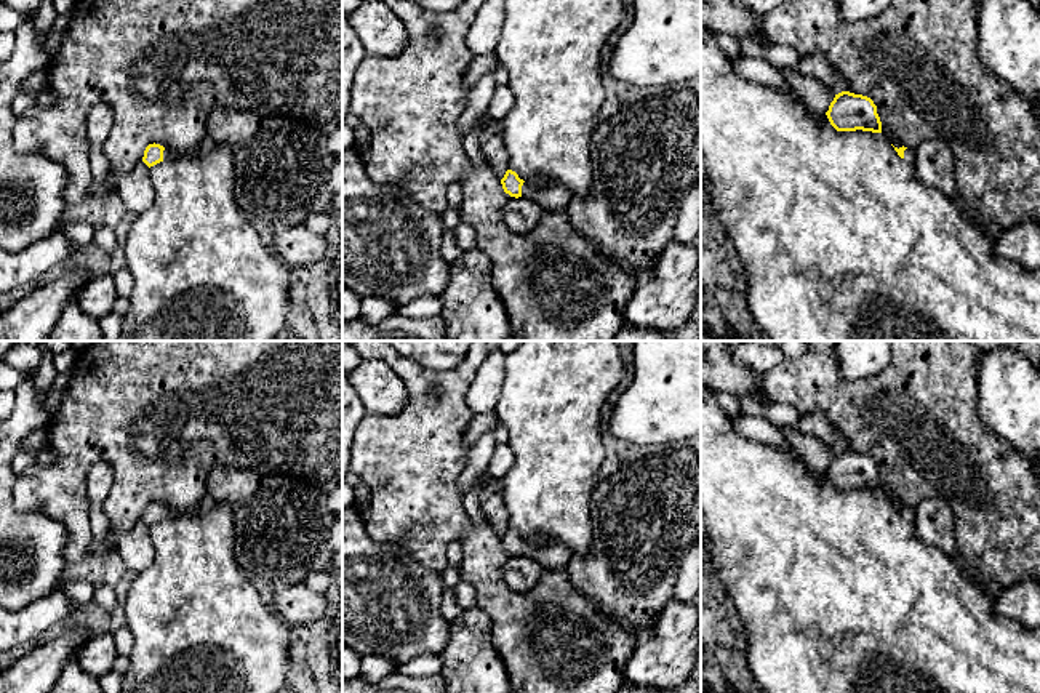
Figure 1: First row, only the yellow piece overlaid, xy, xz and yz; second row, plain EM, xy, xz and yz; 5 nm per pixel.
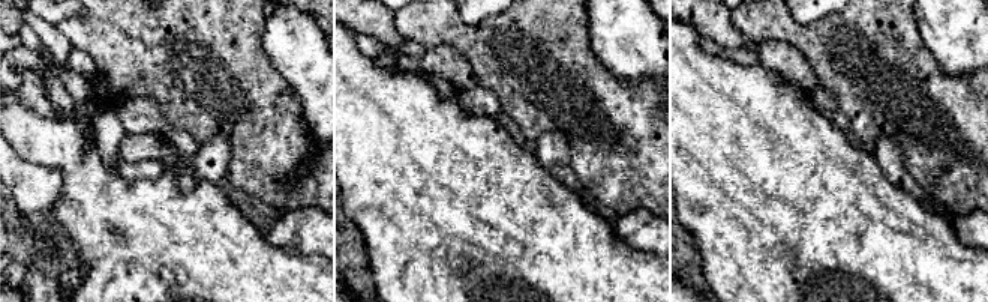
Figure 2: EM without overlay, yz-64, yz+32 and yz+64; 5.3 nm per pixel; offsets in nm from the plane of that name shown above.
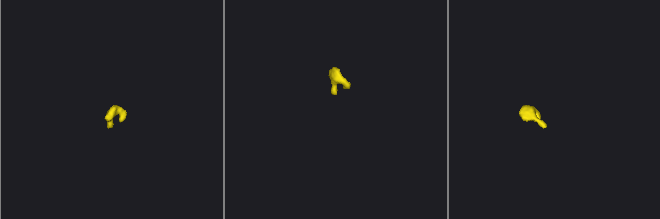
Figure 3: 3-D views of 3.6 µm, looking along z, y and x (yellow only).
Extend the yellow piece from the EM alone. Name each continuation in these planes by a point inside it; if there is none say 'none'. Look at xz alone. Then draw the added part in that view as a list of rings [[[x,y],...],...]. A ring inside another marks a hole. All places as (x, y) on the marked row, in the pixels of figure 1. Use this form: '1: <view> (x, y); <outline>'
1: xz (551, 197); [[[526,182],[522,186],[522,198],[536,202],[547,211],[566,211],[571,197],[565,186],[533,187]]]

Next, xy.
1: xy (207, 143); [[[205,136],[197,147],[194,147],[186,155],[174,155],[168,147],[163,150],[163,160],[173,160],[181,157],[192,157],[192,155],[206,155],[214,147],[214,141],[210,136]]]

